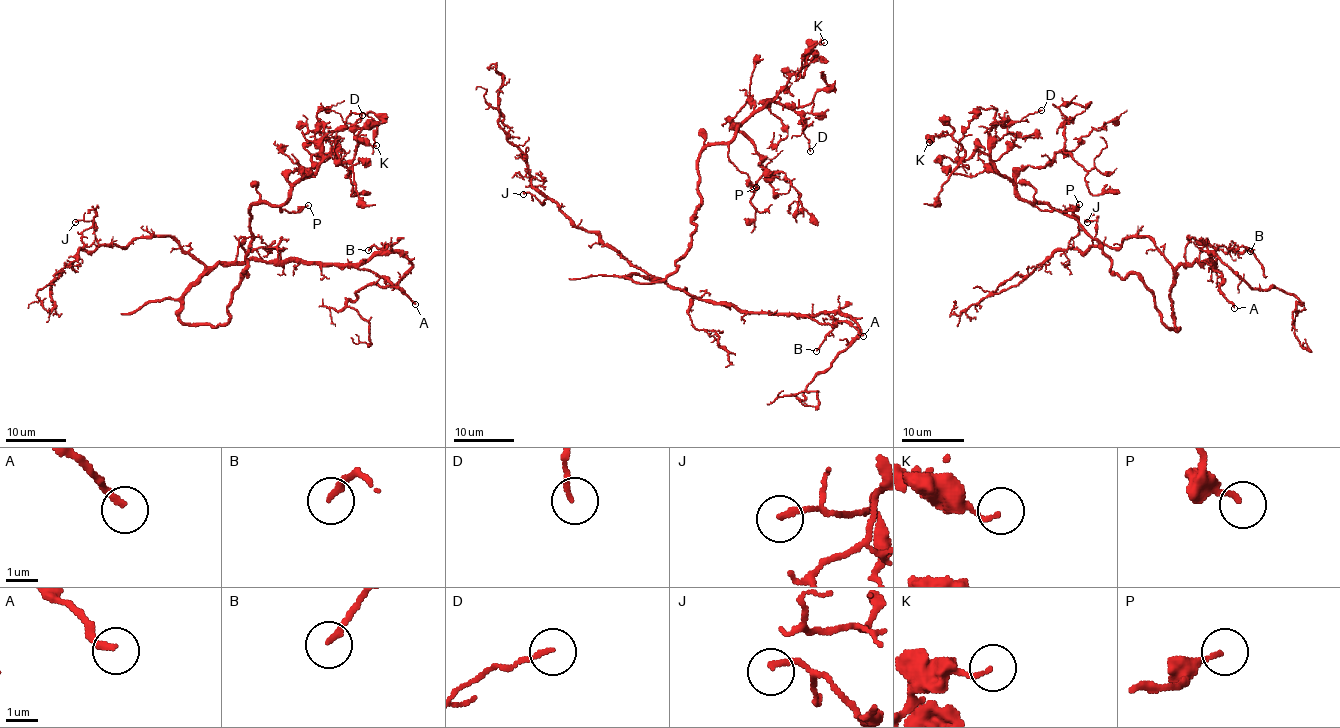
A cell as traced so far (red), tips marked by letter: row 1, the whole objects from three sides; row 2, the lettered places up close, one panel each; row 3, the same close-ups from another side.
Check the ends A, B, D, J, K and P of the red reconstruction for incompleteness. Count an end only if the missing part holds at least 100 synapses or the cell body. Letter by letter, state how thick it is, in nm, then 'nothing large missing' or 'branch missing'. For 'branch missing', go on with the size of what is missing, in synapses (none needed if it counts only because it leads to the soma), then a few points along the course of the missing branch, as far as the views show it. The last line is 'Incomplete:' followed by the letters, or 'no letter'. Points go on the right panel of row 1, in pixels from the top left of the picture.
A: calibre 200 nm; nothing large missing
B: calibre 180 nm; nothing large missing
D: calibre 140 nm; nothing large missing
J: calibre 180 nm; nothing large missing
K: calibre 130 nm; nothing large missing
P: calibre 170 nm; nothing large missing
Incomplete: no letter

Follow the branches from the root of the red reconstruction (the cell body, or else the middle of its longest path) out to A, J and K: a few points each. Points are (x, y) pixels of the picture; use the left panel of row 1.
A: (188, 324), (179, 318), (181, 298), (218, 264), (242, 264), (251, 259), (352, 264), (384, 276), (415, 304)
J: (188, 324), (179, 318), (181, 297), (202, 264), (170, 237), (99, 244), (92, 220), (75, 222)
K: (188, 324), (227, 321), (254, 204), (281, 205), (332, 154), (349, 161), (356, 137), (376, 145)

